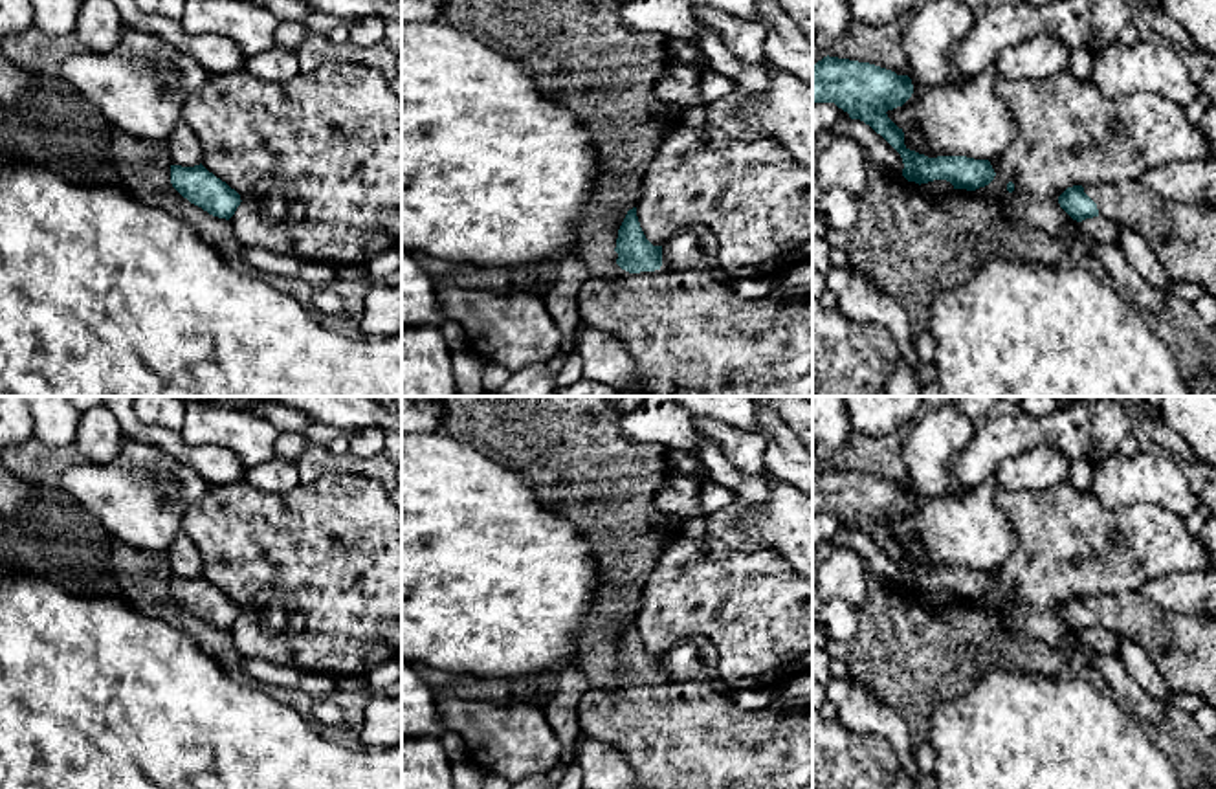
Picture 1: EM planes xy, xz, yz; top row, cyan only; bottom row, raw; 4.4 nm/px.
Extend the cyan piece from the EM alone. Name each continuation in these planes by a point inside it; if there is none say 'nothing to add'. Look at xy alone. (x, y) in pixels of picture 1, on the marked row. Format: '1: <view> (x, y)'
nothing to add

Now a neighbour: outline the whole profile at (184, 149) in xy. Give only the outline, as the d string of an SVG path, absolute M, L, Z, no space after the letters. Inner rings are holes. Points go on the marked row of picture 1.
M183 121L174 127L165 145L171 165L194 167L202 163L204 149Z

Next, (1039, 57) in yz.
M1036 35L1003 50L994 66L1000 77L1044 81L1069 70L1071 53L1062 40Z

